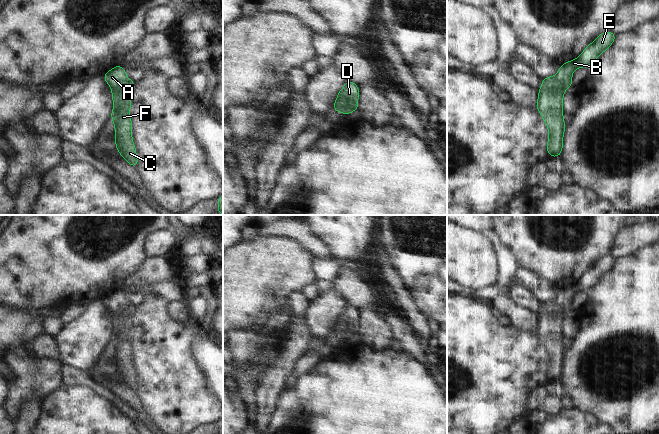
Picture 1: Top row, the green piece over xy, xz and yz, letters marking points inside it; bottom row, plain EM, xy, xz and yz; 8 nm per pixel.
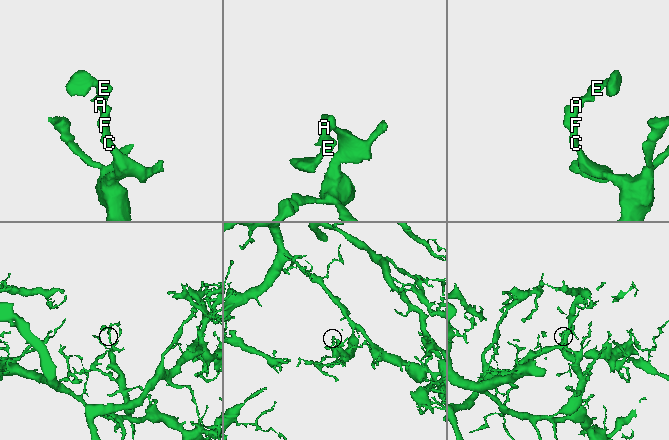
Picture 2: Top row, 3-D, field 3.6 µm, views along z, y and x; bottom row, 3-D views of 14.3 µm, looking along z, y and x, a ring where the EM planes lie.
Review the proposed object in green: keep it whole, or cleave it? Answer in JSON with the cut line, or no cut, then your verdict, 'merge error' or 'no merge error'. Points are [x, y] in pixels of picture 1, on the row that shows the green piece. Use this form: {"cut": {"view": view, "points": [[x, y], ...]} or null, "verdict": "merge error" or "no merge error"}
{"cut": null, "verdict": "no merge error"}

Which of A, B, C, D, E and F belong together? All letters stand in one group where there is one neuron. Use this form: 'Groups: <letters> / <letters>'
Groups: A B C D E F

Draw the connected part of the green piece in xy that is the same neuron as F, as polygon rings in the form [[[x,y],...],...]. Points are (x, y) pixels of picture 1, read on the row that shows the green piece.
[[[120,65],[105,73],[103,77],[112,89],[114,107],[111,118],[115,126],[115,146],[121,157],[135,168],[138,166],[138,159],[132,141],[132,121],[130,118],[132,99],[130,93],[136,82],[127,78],[126,71]]]

